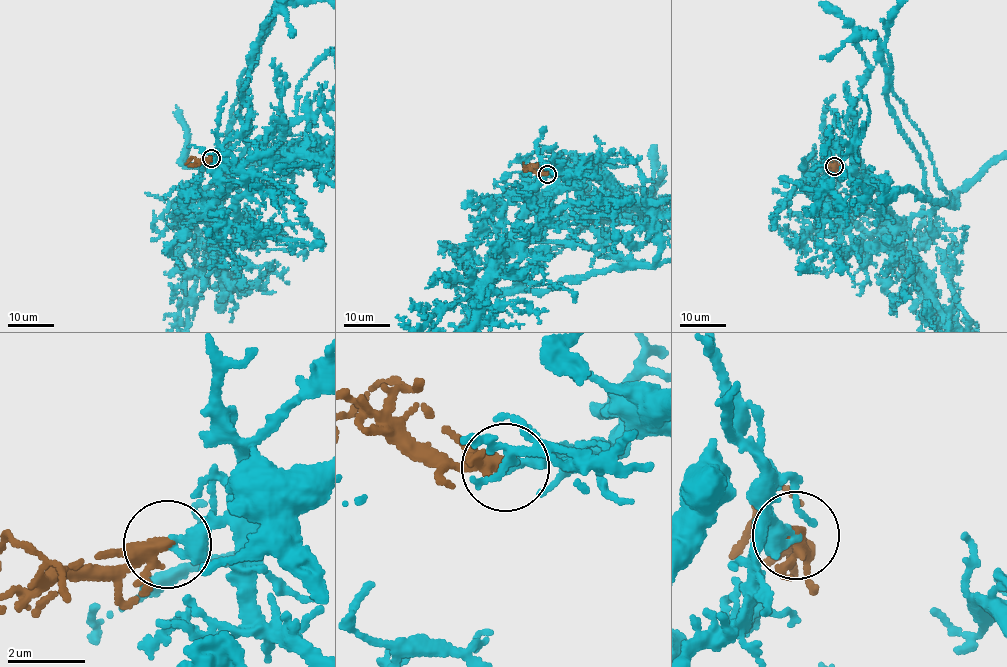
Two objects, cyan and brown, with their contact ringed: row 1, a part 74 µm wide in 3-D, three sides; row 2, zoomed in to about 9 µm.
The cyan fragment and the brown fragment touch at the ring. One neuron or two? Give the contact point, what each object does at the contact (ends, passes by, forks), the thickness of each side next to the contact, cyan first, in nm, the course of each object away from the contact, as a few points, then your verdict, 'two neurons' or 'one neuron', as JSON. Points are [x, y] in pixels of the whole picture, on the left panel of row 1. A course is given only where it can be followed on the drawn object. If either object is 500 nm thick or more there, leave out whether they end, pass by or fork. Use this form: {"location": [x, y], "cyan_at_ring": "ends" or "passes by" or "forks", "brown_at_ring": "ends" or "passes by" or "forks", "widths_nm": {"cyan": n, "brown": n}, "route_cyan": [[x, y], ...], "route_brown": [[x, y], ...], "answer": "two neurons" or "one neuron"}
{"location": [211, 158], "cyan_at_ring": "ends", "brown_at_ring": "forks", "widths_nm": {"cyan": 280, "brown": 240}, "route_brown": [[211, 158], [198, 160], [192, 157], [186, 163]], "answer": "one neuron"}

